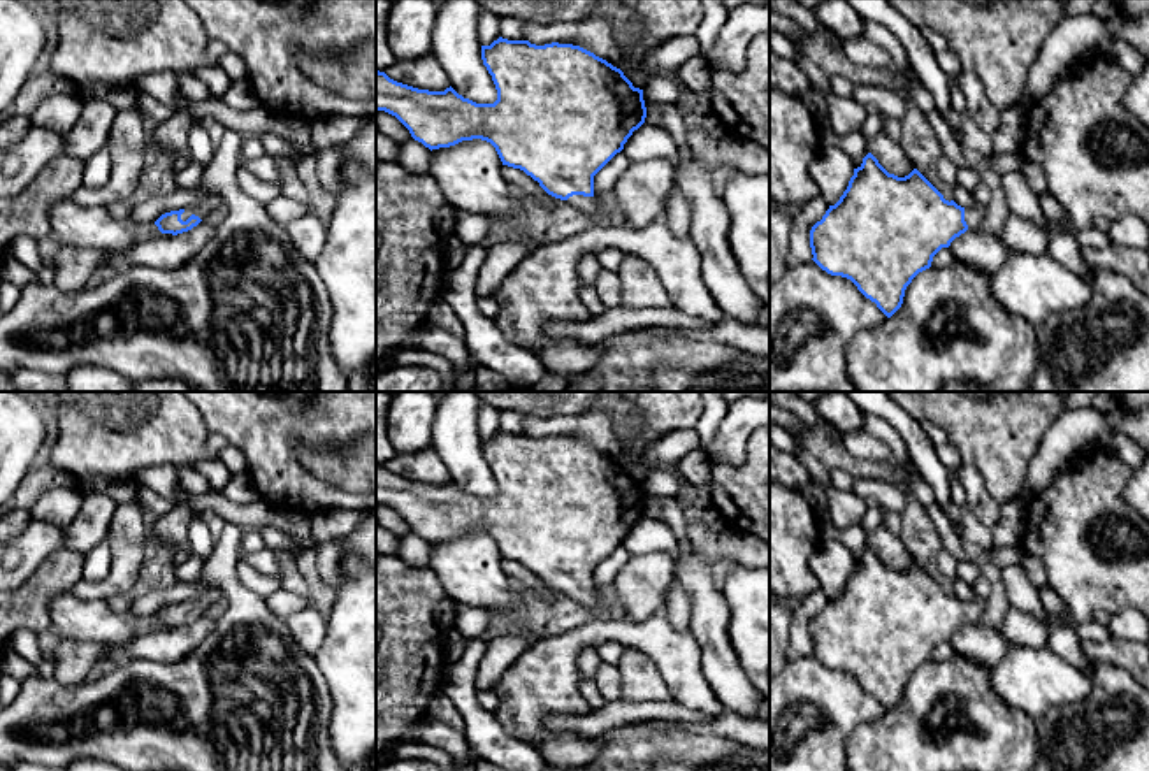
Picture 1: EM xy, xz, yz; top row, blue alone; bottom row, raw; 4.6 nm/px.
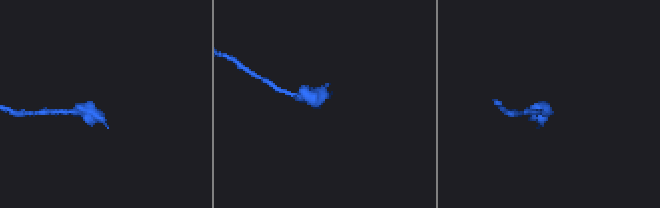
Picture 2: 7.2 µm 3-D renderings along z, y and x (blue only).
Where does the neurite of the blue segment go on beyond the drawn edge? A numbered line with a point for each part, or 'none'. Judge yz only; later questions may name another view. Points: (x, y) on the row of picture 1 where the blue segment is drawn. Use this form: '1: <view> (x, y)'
1: yz (974, 215)

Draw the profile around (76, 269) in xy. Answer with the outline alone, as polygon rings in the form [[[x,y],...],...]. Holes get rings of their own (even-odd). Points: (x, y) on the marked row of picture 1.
[[[51,244],[49,251],[54,256],[54,286],[63,293],[77,293],[91,285],[107,263],[107,255],[100,249]]]

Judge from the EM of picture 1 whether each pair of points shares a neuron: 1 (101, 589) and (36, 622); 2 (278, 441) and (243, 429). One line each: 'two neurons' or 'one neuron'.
1: two neurons
2: one neuron

